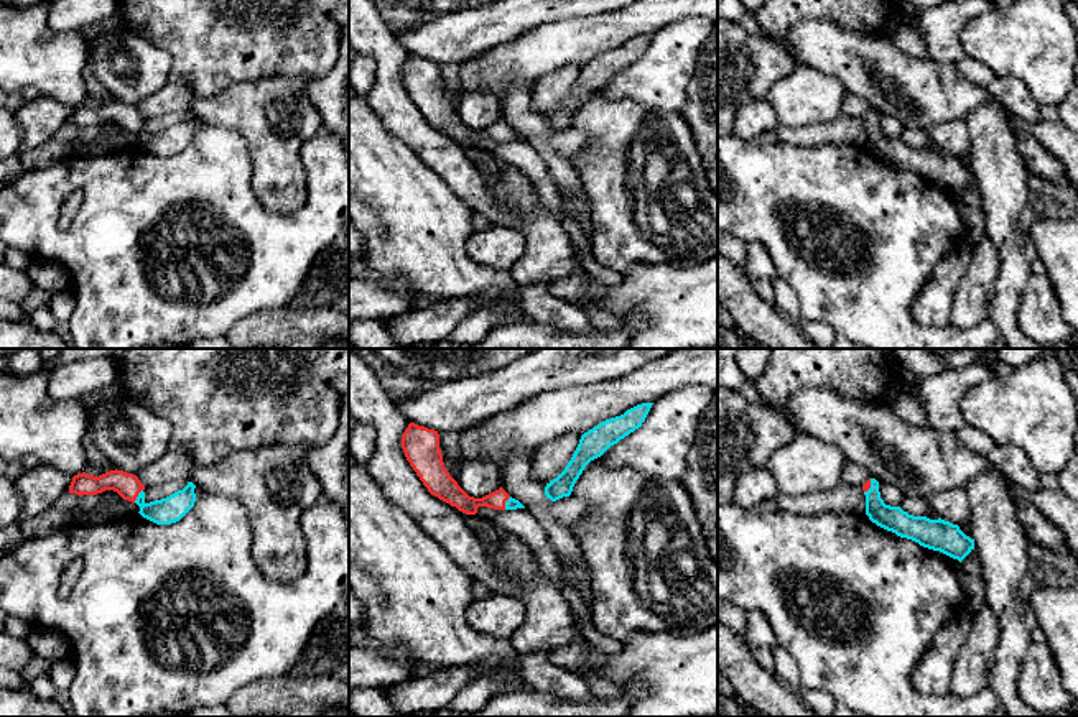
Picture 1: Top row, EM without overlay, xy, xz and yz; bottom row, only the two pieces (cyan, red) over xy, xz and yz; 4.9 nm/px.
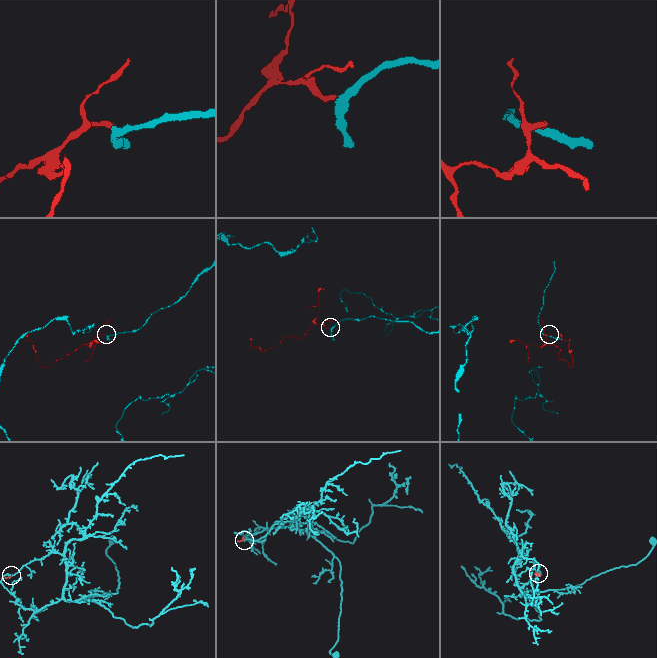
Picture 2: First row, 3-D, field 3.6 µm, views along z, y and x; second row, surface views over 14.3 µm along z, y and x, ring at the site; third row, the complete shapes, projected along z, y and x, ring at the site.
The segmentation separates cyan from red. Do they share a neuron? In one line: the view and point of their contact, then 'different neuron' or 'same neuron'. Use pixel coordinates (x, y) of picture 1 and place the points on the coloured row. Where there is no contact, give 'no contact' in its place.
contact xy (139, 495); same neuron

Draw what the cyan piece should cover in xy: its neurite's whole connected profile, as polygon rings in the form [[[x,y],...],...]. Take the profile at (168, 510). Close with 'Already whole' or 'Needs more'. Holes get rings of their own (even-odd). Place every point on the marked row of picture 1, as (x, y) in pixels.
[[[110,470],[99,477],[89,475],[86,472],[72,477],[69,485],[69,493],[97,495],[105,490],[117,492],[123,500],[137,503],[140,507],[140,515],[156,525],[171,525],[179,521],[196,502],[194,493],[196,485],[188,482],[183,490],[173,495],[146,503],[145,502],[145,485],[137,475],[127,474],[123,470]]]. Needs more

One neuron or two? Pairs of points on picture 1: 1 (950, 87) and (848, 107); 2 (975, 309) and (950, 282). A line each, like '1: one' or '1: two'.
1: two
2: two

